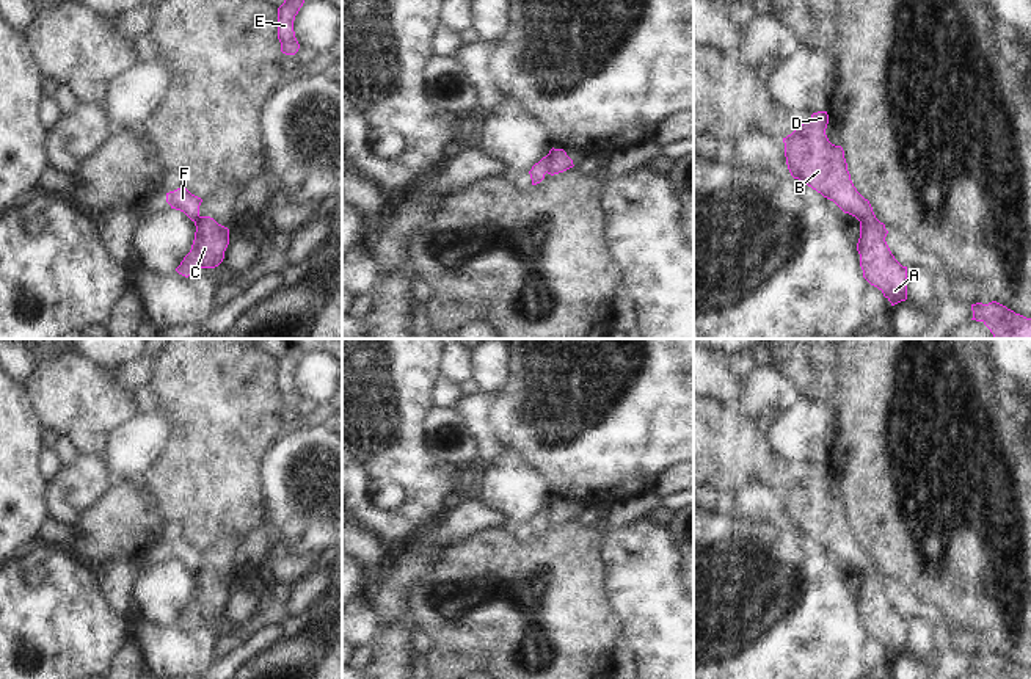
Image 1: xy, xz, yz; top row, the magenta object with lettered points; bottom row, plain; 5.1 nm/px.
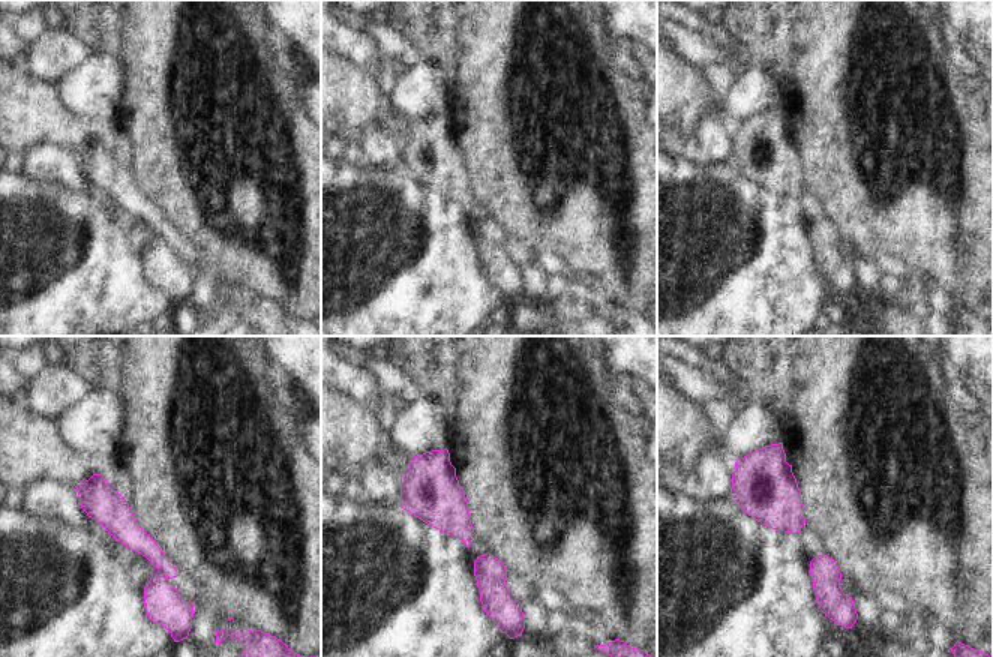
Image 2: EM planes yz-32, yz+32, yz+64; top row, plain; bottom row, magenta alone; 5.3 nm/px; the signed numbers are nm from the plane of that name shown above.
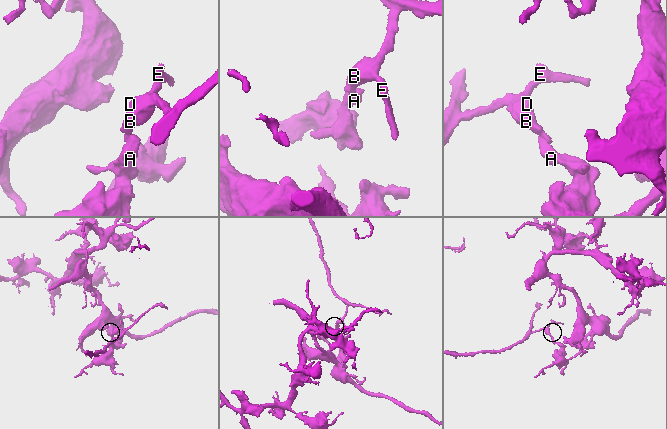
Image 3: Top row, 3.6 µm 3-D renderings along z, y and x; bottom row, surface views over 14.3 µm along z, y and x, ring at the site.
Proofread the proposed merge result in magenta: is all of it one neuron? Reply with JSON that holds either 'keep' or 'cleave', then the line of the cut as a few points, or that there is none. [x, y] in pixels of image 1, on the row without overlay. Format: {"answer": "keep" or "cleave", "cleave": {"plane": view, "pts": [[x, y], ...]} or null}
{"answer": "cleave", "cleave": {"plane": "yz", "pts": [[859, 570], [879, 573]]}}

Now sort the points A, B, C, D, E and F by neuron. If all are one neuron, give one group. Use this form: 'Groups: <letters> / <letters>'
Groups: A C / B D E F.

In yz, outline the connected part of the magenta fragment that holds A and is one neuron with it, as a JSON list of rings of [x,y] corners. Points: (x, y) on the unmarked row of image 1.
[[[860,572],[857,602],[863,629],[877,638],[891,657],[907,651],[907,618],[891,605],[883,574]]]

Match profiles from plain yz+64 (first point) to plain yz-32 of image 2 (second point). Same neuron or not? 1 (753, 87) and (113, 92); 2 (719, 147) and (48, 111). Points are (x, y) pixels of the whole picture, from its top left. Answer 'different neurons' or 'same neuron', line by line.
1: same neuron
2: different neurons

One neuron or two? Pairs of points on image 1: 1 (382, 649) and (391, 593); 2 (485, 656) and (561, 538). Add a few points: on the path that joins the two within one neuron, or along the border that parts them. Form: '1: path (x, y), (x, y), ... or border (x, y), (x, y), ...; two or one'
1: path (391, 635), (391, 607); one
2: path (515, 626), (545, 596), (561, 568); one

